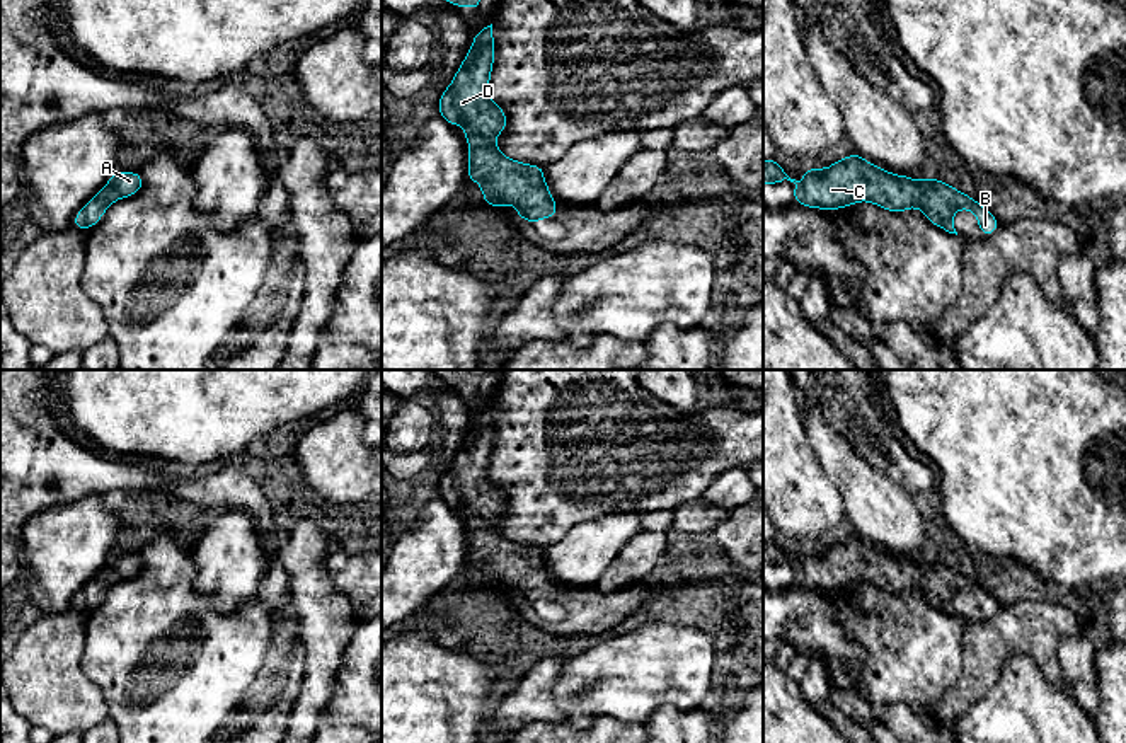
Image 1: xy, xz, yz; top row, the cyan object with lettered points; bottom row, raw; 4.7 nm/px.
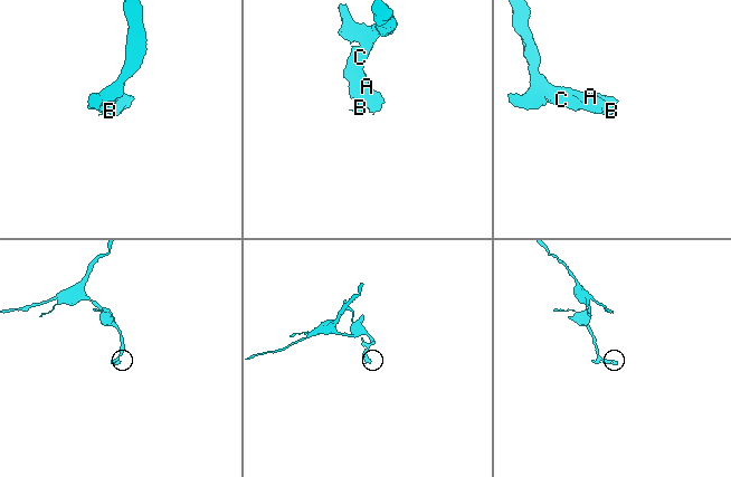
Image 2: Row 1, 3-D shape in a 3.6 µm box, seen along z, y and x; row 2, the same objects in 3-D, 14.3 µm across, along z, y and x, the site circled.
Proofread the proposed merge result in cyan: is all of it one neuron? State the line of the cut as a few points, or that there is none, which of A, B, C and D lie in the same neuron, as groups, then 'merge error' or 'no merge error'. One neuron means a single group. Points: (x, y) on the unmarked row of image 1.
no cut; A B C D; no merge error

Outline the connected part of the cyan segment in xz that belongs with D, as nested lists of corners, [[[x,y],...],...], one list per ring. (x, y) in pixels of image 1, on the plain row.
[[[492,406],[474,418],[468,436],[462,443],[448,470],[439,477],[439,498],[450,506],[465,511],[468,530],[468,561],[482,569],[484,585],[501,590],[513,586],[521,602],[537,605],[540,600],[554,600],[557,585],[550,578],[543,559],[543,549],[508,540],[496,527],[497,516],[508,510],[506,494],[489,481],[489,462],[494,445]]]

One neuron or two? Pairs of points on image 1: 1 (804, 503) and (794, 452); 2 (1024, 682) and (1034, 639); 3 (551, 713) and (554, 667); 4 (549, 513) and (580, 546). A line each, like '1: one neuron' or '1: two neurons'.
1: one neuron
2: two neurons
3: one neuron
4: two neurons

